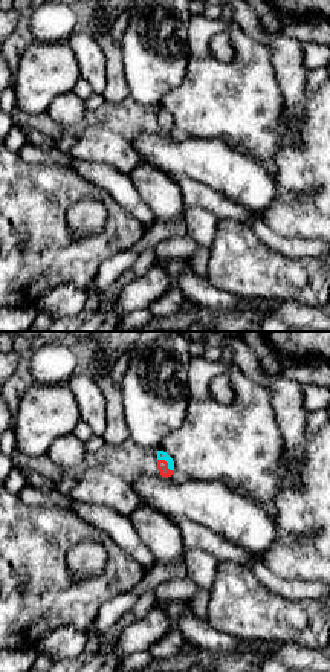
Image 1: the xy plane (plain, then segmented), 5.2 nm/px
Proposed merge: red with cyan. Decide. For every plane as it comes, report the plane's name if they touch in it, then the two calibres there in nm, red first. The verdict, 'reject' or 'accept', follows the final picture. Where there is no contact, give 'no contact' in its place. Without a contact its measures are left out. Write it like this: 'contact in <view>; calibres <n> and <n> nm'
contact in xy; calibres 60 and 50 nm

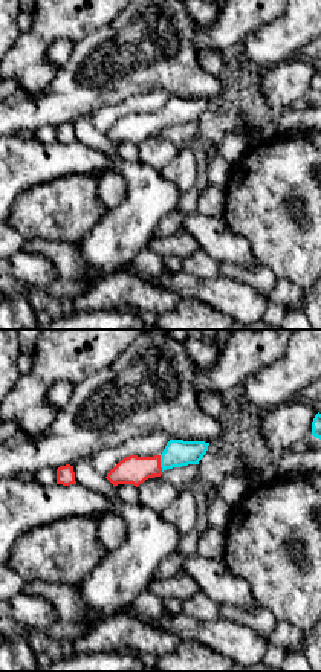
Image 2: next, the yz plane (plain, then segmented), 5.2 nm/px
contact in yz; calibres 150 and 140 nm

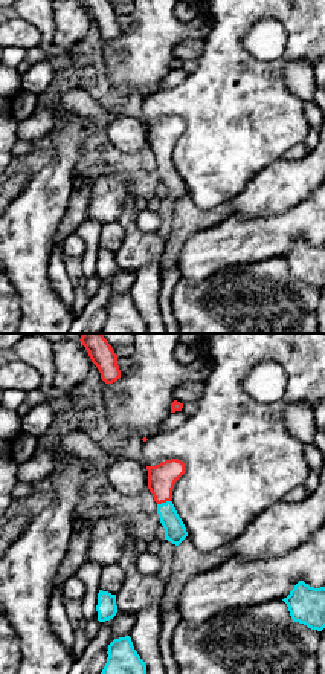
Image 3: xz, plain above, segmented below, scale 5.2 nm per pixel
contact in xz; calibres 150 and 110 nm

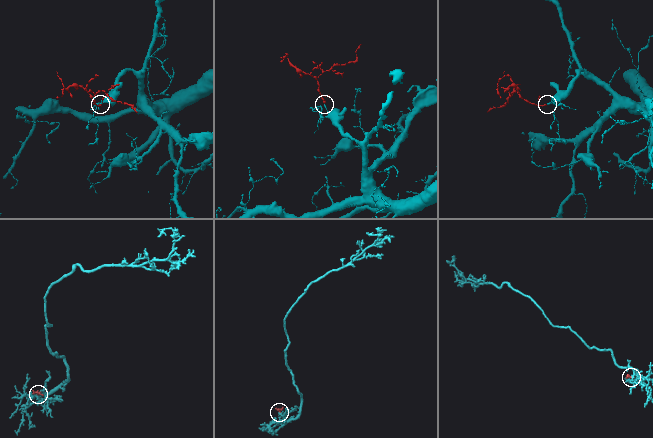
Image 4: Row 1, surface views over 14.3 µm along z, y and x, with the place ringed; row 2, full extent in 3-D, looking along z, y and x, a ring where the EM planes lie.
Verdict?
accept

